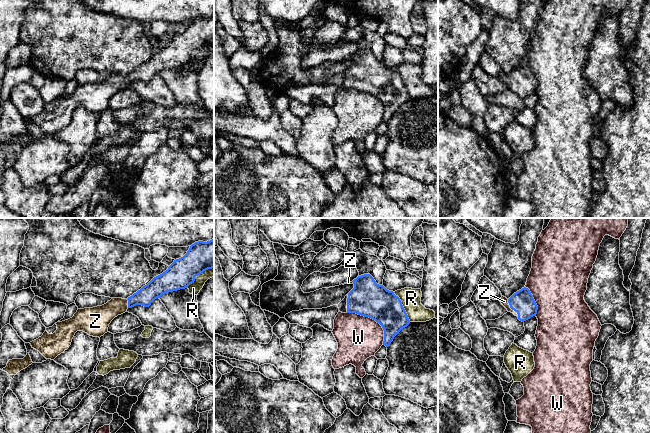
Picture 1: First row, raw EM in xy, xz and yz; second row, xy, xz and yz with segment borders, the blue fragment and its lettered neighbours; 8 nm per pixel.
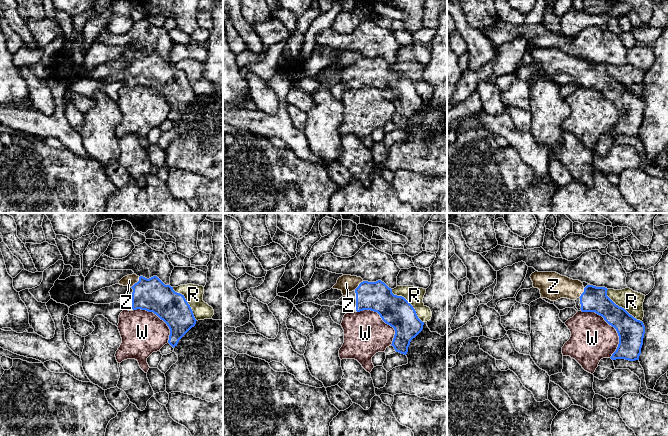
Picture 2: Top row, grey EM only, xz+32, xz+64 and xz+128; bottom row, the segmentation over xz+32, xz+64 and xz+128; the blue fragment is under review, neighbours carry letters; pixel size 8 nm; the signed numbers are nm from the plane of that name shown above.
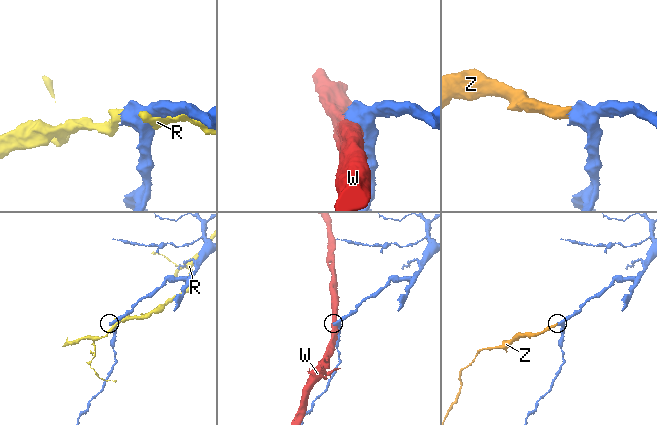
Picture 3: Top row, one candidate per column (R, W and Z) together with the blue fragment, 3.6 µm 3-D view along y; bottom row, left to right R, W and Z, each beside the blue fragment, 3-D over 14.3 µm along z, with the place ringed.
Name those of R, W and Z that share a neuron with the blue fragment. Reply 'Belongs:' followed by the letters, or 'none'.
Belongs: Z

